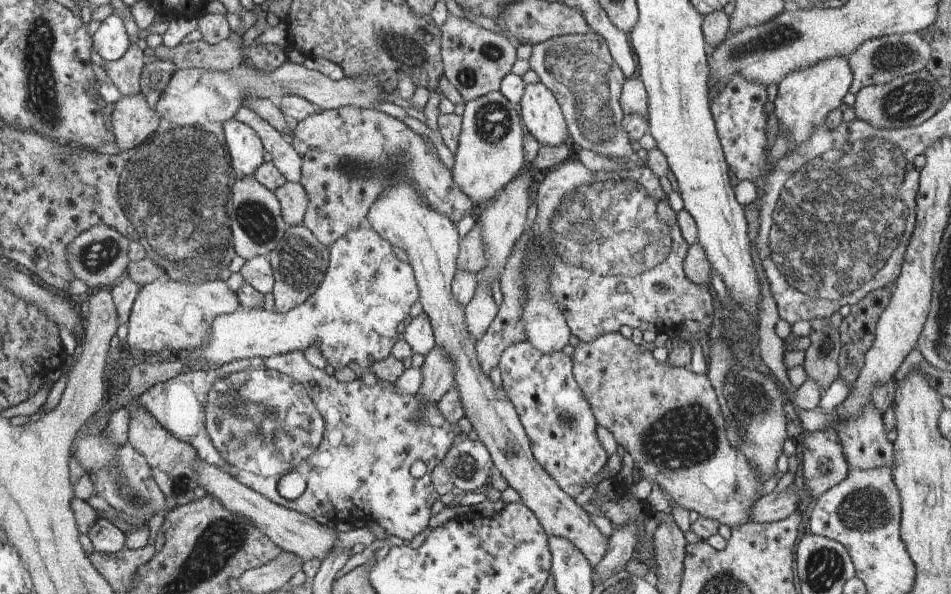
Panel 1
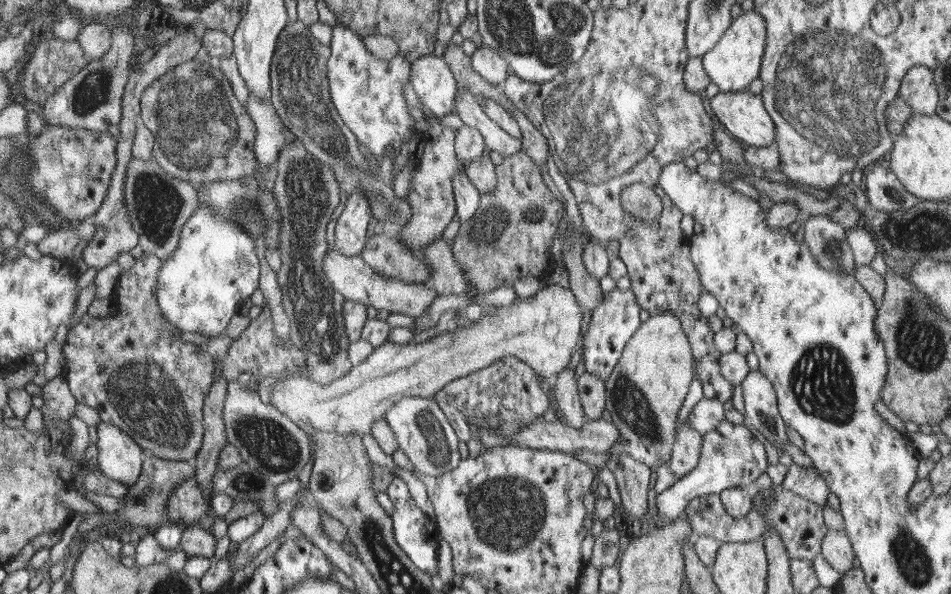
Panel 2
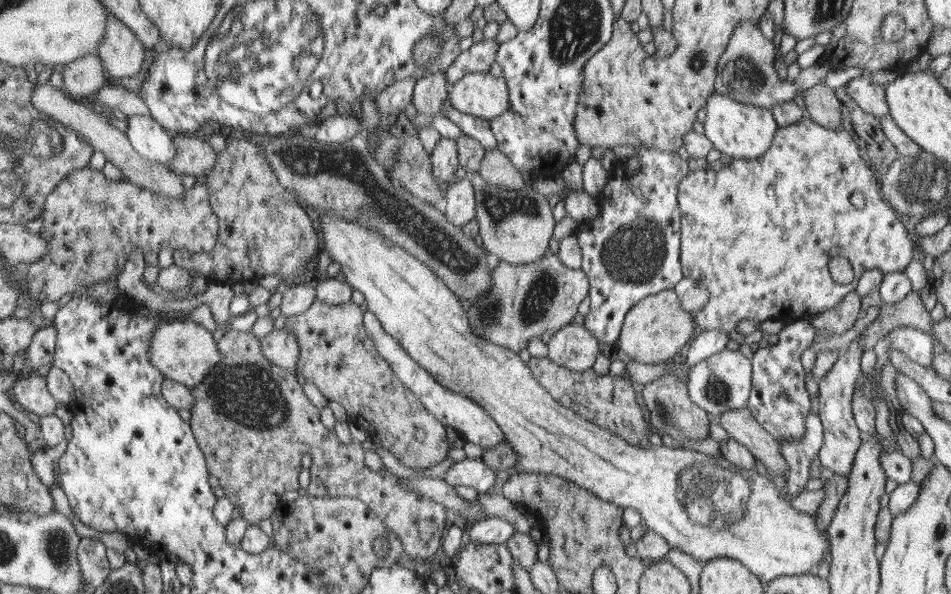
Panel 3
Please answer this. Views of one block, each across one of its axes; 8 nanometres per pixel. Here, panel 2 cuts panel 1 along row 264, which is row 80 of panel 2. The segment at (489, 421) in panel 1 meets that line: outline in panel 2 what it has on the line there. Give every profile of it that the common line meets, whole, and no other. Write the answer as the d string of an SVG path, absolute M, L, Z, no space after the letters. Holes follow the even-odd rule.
M426 56L416 58L413 65L411 86L418 98L436 117L452 112L456 94L455 76L442 57Z

